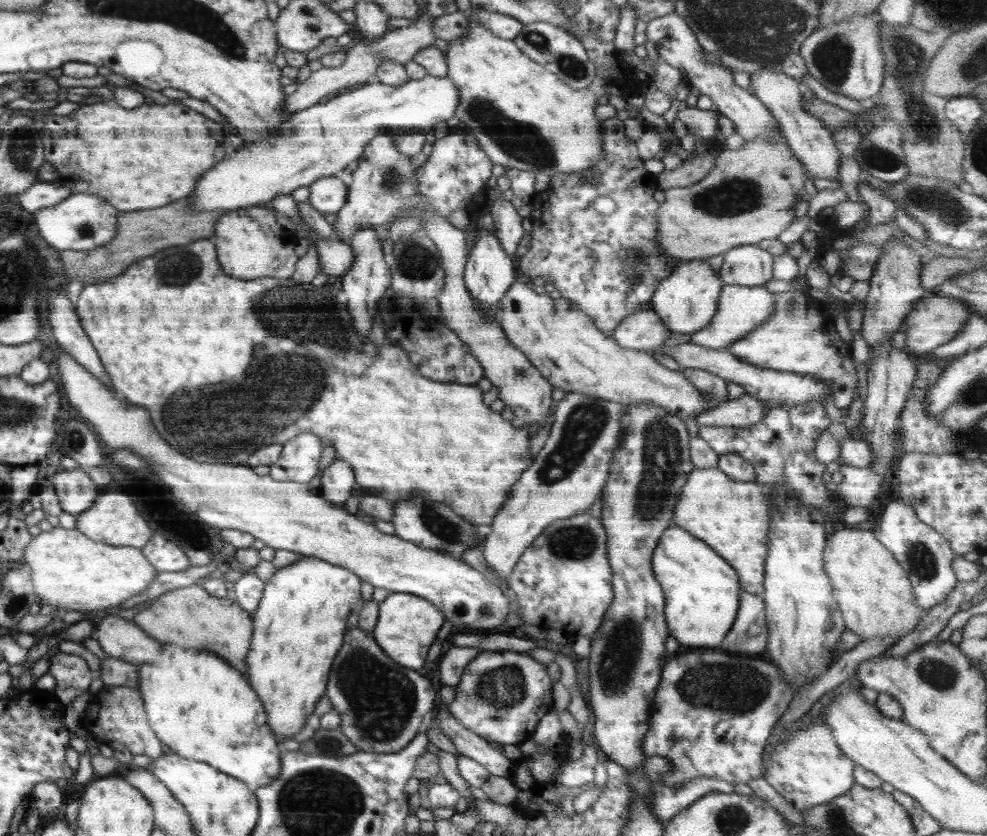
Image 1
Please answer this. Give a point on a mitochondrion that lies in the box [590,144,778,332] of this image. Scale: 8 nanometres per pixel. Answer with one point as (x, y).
(735, 196)

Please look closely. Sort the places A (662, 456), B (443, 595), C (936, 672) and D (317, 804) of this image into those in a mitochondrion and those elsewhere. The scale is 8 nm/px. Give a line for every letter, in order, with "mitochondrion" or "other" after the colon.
A: mitochondrion
B: other
C: mitochondrion
D: mitochondrion

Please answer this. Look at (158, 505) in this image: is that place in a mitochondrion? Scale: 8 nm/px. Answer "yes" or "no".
no

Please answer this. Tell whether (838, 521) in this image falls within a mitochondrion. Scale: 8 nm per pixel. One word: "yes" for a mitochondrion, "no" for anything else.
no

